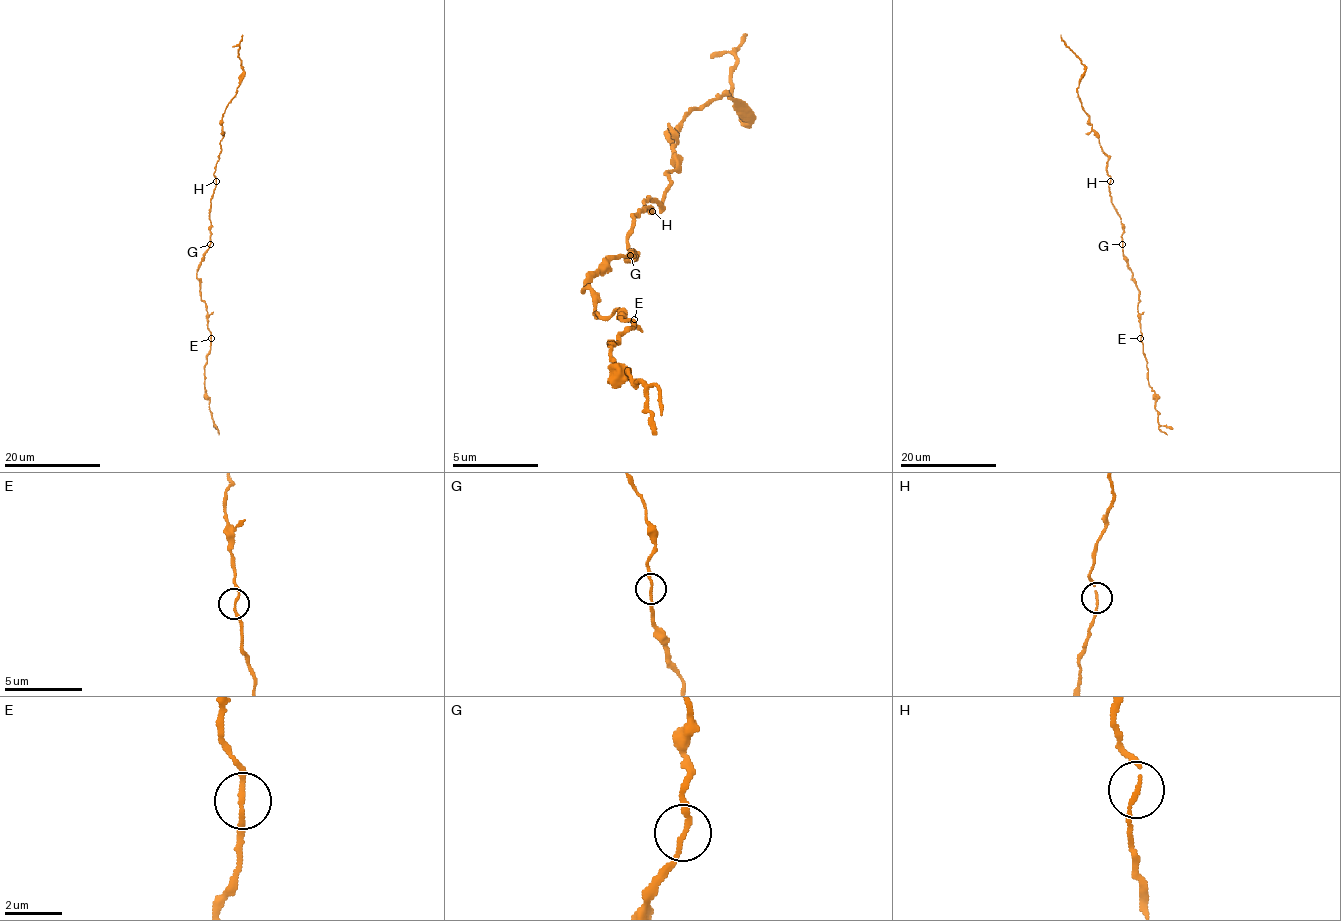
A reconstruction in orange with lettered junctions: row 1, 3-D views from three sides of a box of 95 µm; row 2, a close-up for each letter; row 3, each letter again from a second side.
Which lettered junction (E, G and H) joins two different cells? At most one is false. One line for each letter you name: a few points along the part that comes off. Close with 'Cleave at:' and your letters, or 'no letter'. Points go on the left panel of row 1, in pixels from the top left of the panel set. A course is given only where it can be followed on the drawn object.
Cleave at: no letter

